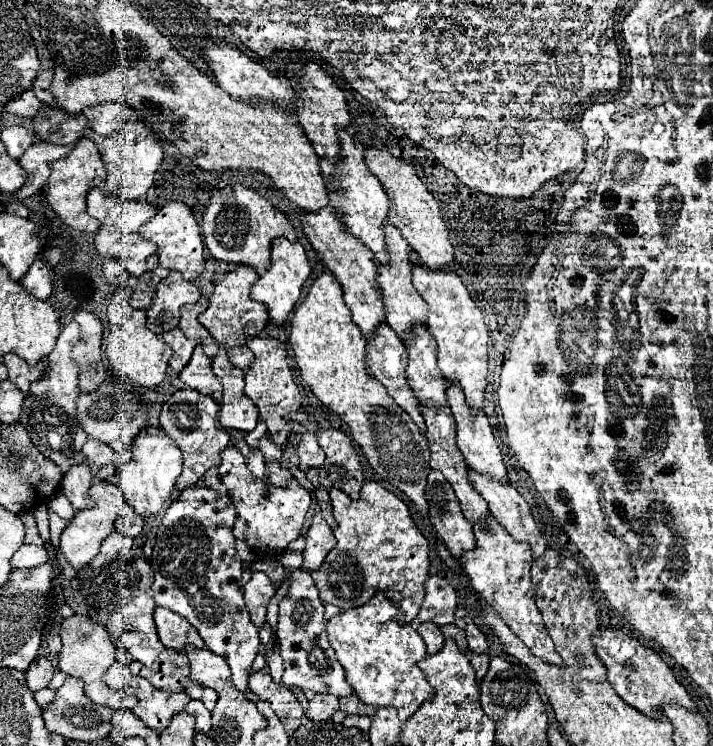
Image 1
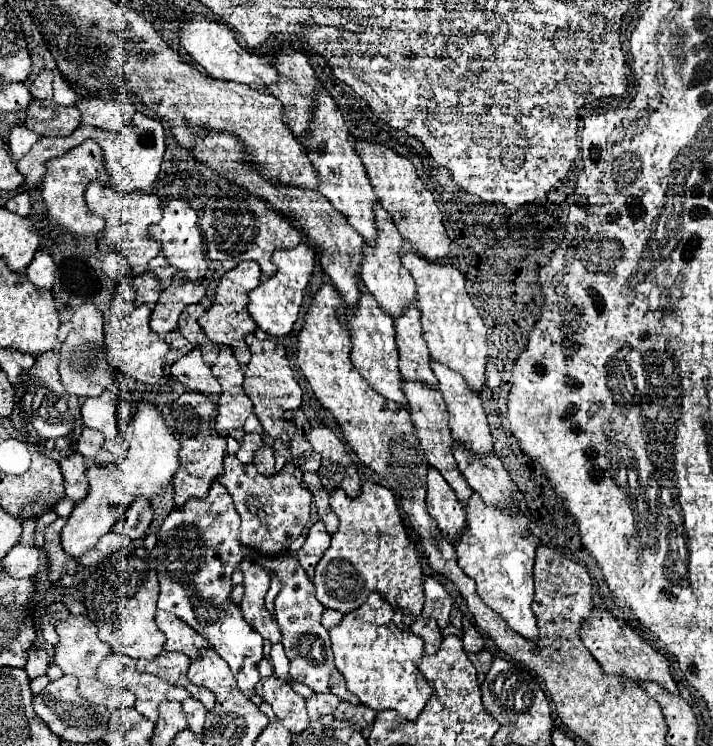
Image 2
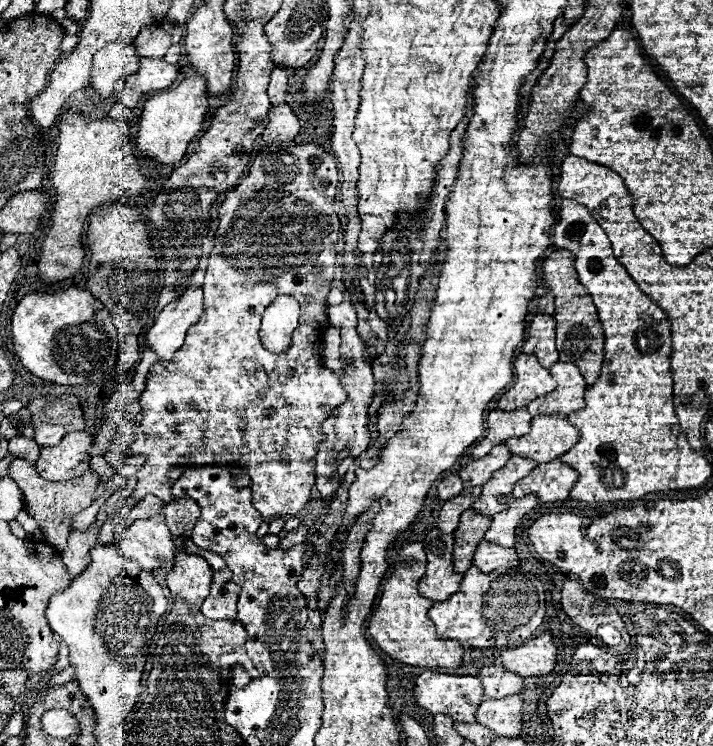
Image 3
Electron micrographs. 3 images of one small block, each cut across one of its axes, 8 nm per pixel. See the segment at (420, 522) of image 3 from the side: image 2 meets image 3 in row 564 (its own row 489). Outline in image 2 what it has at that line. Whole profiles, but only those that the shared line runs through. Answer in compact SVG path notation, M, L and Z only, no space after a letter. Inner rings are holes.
M428 468L428 496L426 496L426 508L428 514L438 522L442 534L450 540L456 538L456 534L466 526L466 514L464 504L458 500L456 492L448 486L448 482L442 478L442 474L436 472L436 468Z

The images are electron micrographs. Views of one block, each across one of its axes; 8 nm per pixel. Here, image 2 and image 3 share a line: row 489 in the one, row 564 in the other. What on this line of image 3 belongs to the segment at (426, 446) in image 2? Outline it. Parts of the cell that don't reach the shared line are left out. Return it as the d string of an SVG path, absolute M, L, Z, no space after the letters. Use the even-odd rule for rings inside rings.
M472 508L460 516L458 528L454 532L454 552L452 552L454 570L458 570L460 574L464 574L472 566L472 554L480 540L484 538L484 530L490 526L490 520L492 520L490 516L482 516Z

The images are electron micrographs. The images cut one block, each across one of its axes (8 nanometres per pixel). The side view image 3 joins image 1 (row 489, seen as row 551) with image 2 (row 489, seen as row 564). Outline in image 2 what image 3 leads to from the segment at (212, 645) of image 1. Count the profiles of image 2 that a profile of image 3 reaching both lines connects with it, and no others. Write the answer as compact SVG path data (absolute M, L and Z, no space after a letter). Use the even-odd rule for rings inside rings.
M214 482L206 498L190 500L182 510L172 510L158 532L154 554L160 578L158 608L176 614L200 632L228 662L244 696L252 698L254 686L260 680L256 666L264 658L262 636L246 624L240 608L228 600L232 592L230 576L244 554L240 542L240 516L226 488L220 482Z

